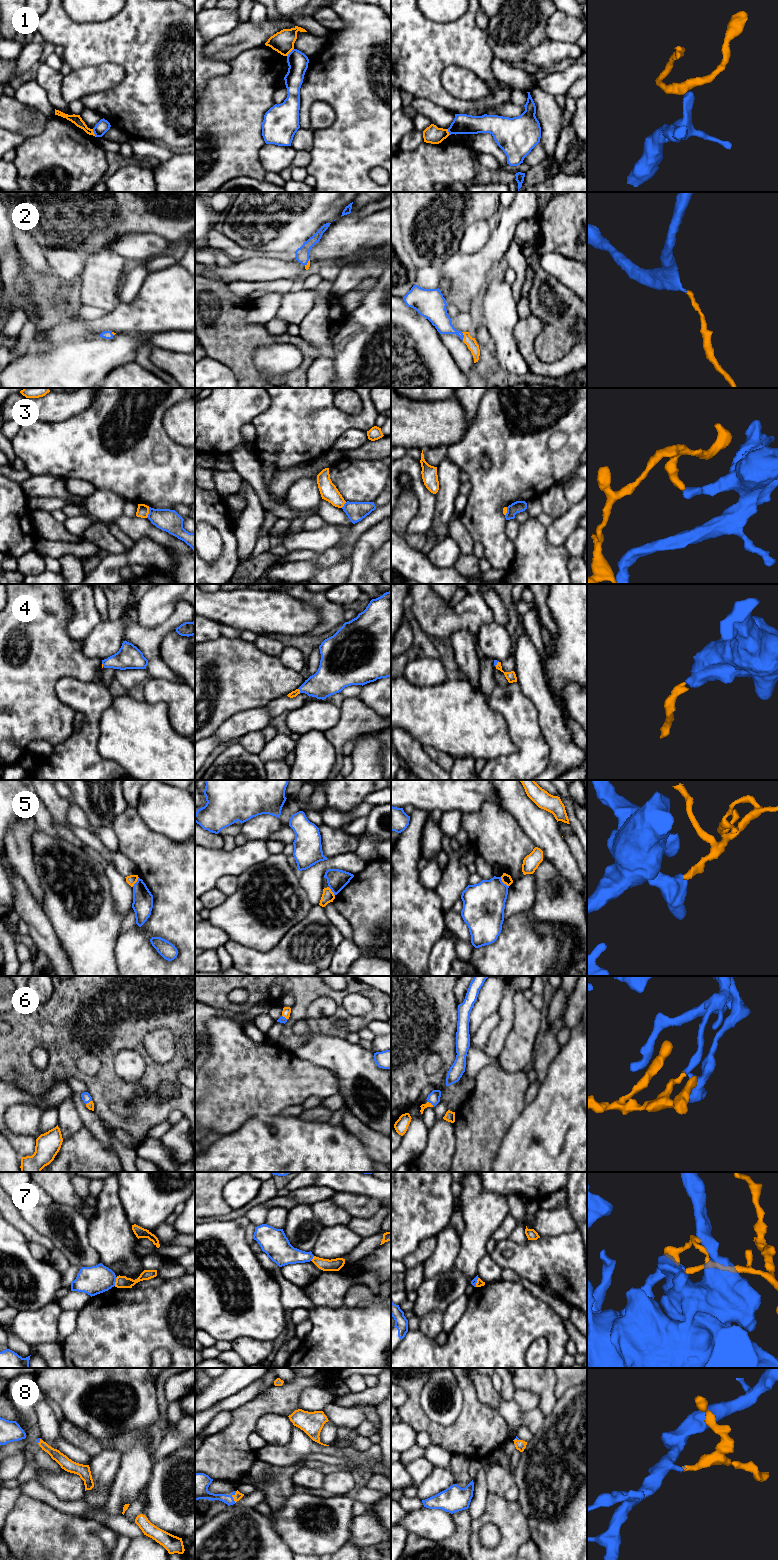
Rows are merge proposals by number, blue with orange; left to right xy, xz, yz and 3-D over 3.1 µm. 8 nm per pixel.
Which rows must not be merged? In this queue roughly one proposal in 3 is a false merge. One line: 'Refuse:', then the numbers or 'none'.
Refuse: 1, 3, 5, 7

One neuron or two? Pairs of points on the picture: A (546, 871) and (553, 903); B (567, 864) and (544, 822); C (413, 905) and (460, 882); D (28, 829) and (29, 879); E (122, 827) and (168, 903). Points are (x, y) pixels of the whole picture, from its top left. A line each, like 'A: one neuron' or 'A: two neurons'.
A: one neuron
B: one neuron
C: two neurons
D: one neuron
E: one neuron

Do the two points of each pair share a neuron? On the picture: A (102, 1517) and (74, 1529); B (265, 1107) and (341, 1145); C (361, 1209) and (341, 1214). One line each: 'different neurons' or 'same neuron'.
A: different neurons
B: different neurons
C: different neurons

